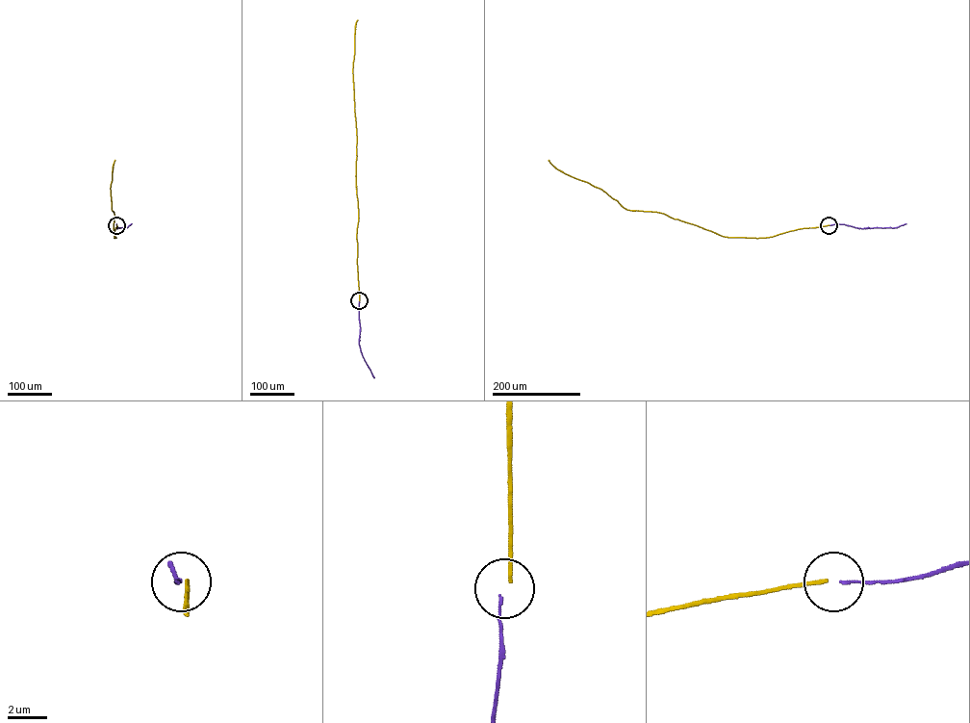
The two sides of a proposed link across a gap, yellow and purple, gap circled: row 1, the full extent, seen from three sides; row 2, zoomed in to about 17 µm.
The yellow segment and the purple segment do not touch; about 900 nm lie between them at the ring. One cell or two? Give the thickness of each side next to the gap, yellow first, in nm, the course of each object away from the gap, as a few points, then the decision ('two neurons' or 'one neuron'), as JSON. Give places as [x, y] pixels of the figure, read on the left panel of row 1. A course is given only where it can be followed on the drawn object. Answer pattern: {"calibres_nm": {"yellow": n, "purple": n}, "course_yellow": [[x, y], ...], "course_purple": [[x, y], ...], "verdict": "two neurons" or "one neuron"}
{"calibres_nm": {"yellow": 180, "purple": 110}, "course_yellow": [[116, 225], [114, 238], [110, 188], [114, 160]], "course_purple": [[116, 225], [116, 228], [124, 228], [132, 223]], "verdict": "two neurons"}

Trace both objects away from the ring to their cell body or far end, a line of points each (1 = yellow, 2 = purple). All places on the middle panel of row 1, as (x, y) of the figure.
1: (359, 300), (352, 72), (357, 20)
2: (359, 301), (359, 345), (374, 377)

